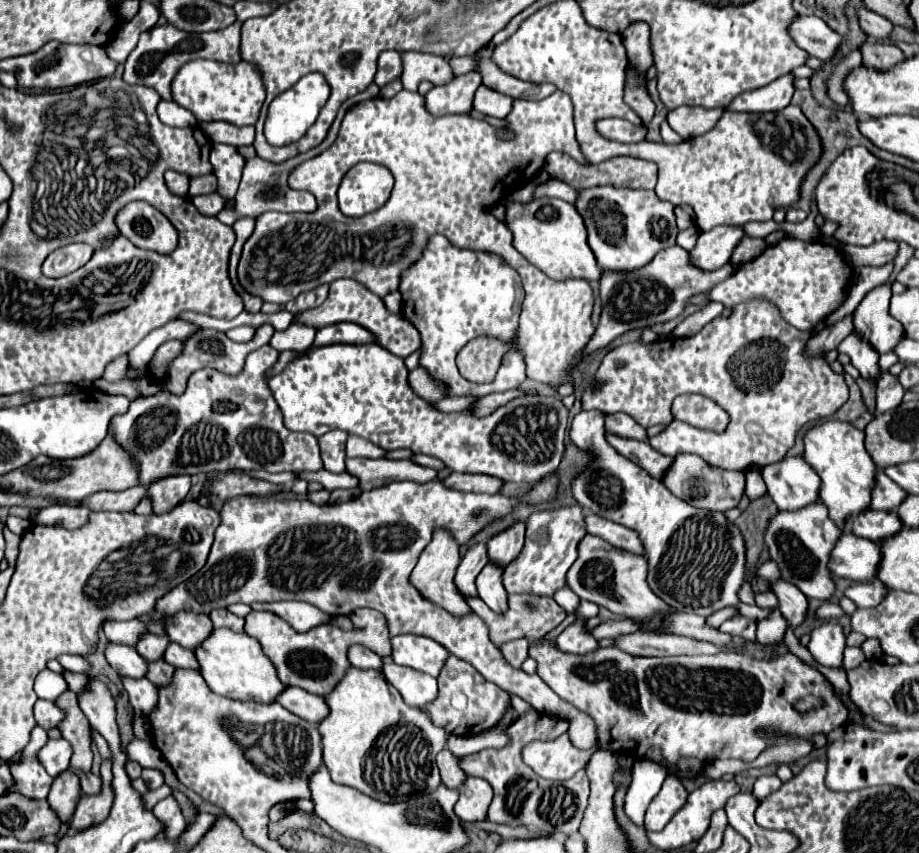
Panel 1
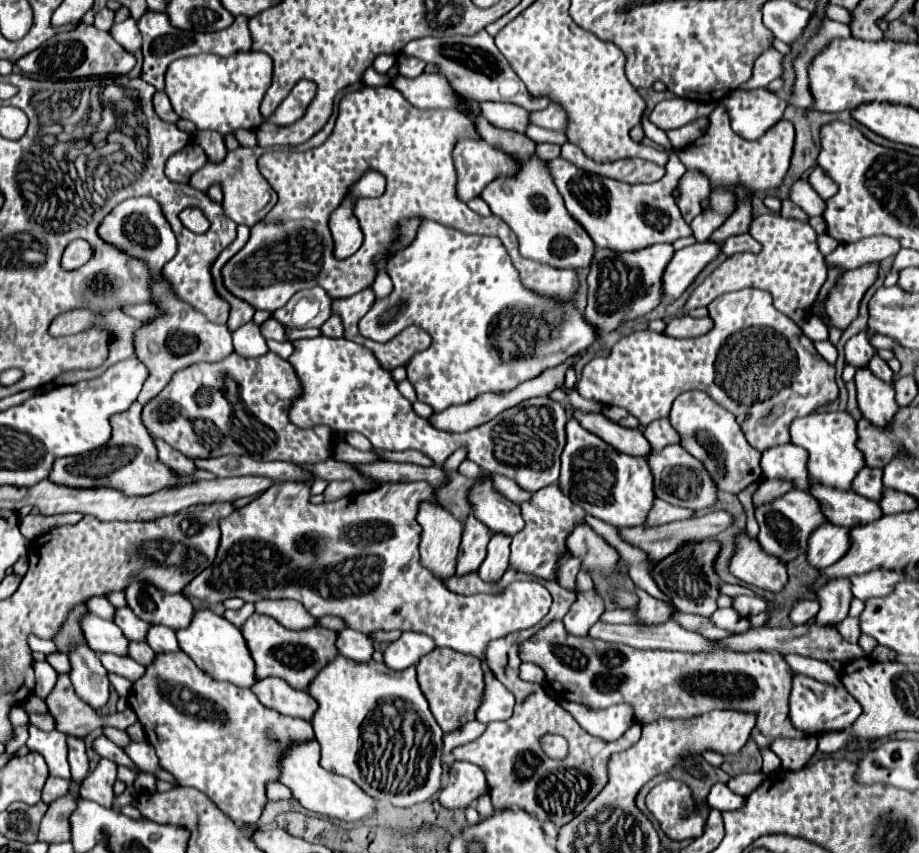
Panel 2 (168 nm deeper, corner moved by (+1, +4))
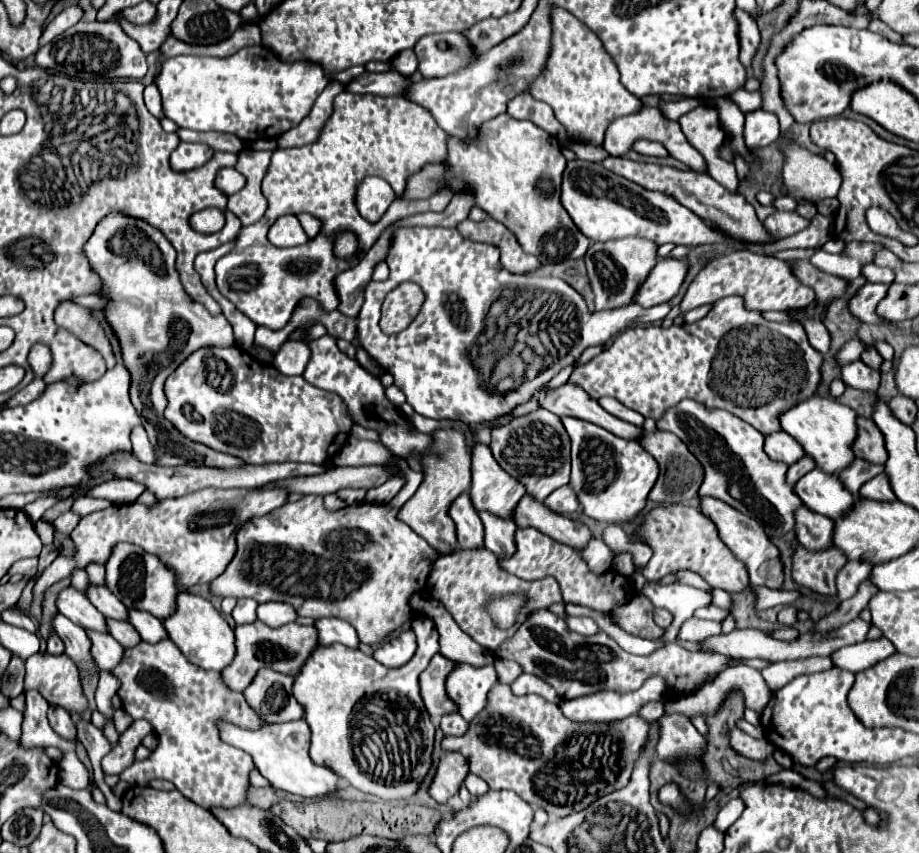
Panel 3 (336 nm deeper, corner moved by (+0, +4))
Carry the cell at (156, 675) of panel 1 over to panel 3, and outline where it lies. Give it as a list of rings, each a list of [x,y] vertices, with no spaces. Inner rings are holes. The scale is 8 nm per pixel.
[[[108,618],[108,630],[122,644],[122,648],[132,648],[142,642],[142,638],[136,634],[136,630],[130,622],[118,622],[118,620]]]

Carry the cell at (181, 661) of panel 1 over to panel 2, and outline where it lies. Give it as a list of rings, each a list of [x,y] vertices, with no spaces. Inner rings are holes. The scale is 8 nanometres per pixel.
[[[151,624],[147,630],[147,644],[153,648],[153,652],[177,652],[179,644],[175,638],[175,632],[161,624]]]

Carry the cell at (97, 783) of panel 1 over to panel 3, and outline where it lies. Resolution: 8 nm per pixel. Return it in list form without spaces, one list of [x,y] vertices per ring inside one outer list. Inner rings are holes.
[[[52,706],[48,710],[48,720],[50,720],[50,726],[52,730],[66,738],[66,740],[76,740],[76,724],[72,720],[72,716],[64,710],[64,708],[58,708],[58,706]]]

